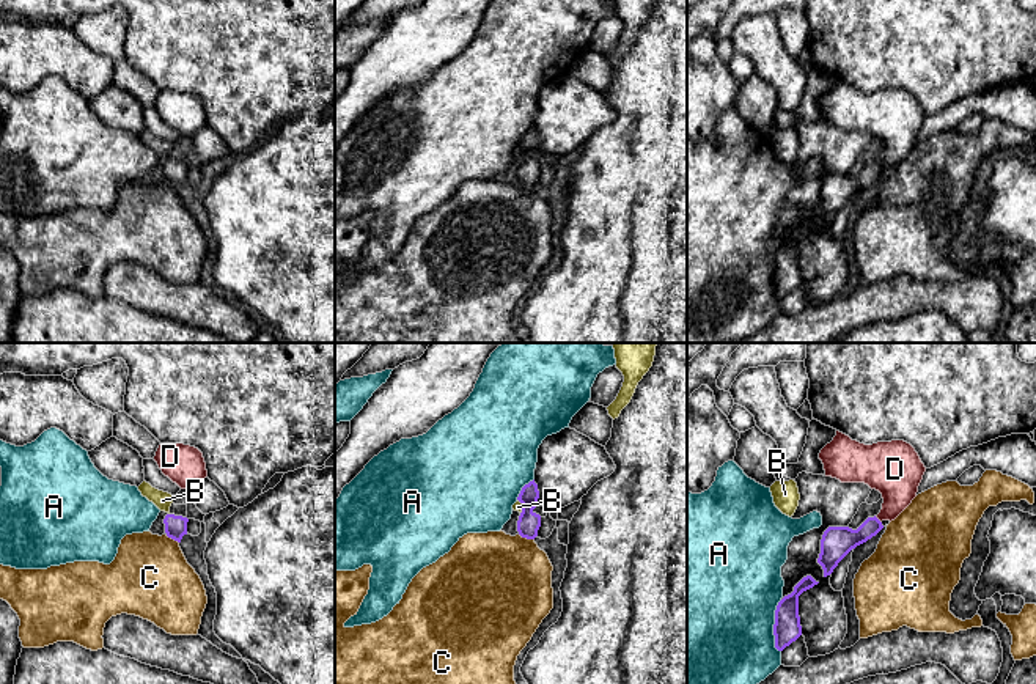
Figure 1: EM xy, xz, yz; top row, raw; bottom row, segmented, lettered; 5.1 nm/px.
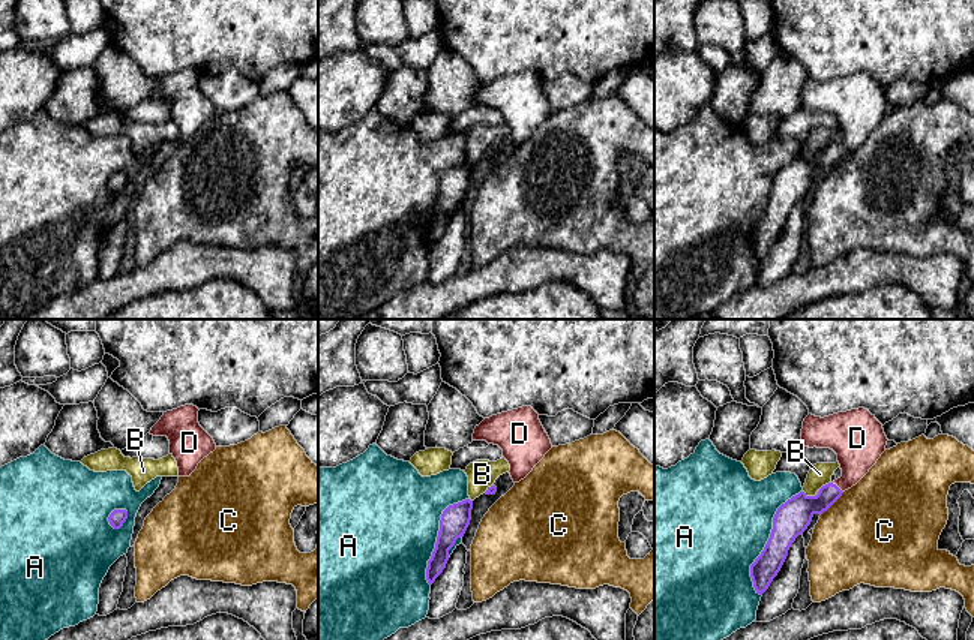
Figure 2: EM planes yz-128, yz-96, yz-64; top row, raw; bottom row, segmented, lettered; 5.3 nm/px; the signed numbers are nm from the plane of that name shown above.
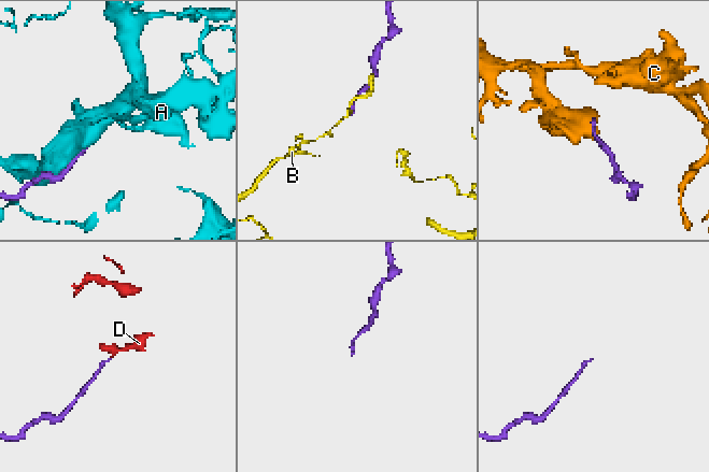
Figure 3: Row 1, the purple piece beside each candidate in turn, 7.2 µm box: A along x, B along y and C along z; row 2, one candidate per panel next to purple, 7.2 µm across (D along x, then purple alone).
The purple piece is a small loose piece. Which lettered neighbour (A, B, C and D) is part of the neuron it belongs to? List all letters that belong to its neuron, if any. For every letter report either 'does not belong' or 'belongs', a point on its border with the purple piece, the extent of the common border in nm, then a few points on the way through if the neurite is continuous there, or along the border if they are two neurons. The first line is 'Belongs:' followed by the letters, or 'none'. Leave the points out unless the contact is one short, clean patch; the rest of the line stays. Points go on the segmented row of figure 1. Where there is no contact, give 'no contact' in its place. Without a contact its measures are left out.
Belongs: D
A: does not belong; contact yz (774, 626); length 280 nm
B: does not belong; contact xz (522, 507); length 80 nm; border xz (518, 499), (521, 513)
C: does not belong; contact xz (527, 538); length 90 nm; border xz (519, 533), (533, 540)
D: belongs; contact yz (878, 519); length 50 nm; way yz (837, 541), (862, 535), (878, 519), (895, 502), (895, 474)

